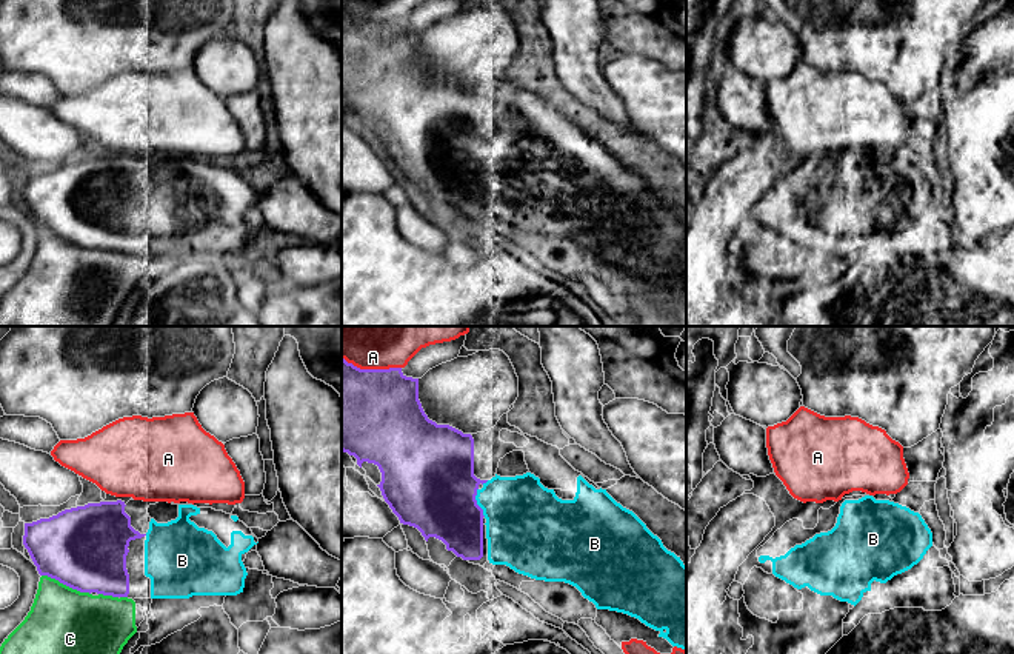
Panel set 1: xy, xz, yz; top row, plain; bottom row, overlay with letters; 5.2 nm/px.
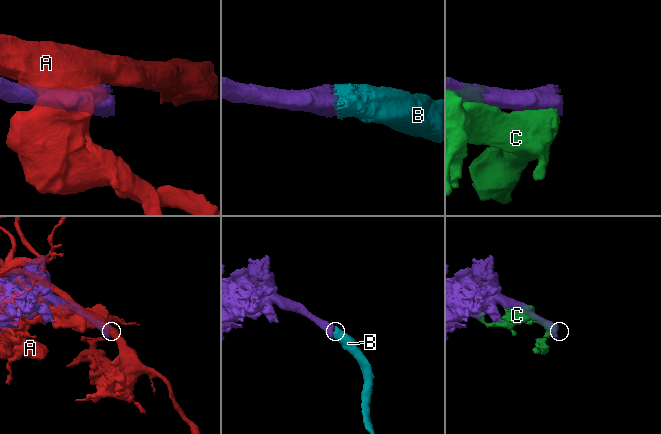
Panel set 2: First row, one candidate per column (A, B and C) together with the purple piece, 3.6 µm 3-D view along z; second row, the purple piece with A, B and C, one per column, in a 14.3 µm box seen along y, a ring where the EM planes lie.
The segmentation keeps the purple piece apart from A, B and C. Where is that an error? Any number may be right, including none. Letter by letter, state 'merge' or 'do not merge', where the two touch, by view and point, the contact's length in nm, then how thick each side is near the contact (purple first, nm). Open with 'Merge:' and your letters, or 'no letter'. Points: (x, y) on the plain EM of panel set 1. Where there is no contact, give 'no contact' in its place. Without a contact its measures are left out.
Merge: B
A: do not merge; contact xz (371, 25); length 320 nm; calibres 480 and 130 nm
B: merge; contact xz (476, 157); length 160 nm; calibres 460 and 380 nm
C: do not merge; contact xy (66, 240); length 280 nm; calibres 440 and 460 nm

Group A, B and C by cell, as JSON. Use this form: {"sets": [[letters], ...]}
{"sets": [["A"], ["B"], ["C"]]}

